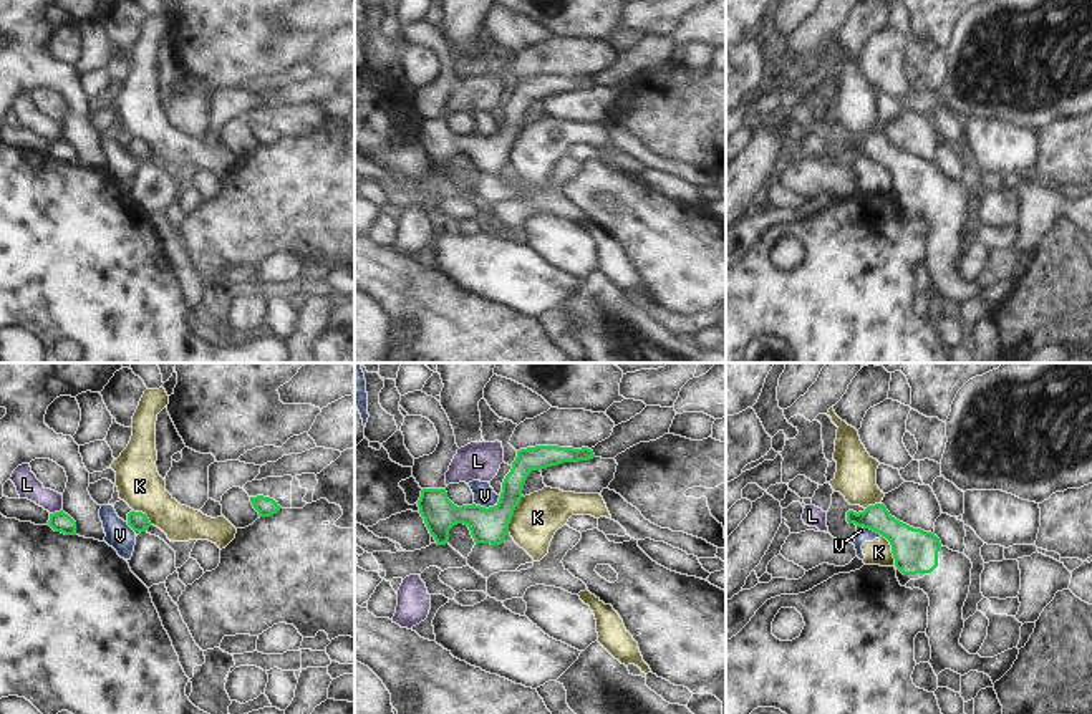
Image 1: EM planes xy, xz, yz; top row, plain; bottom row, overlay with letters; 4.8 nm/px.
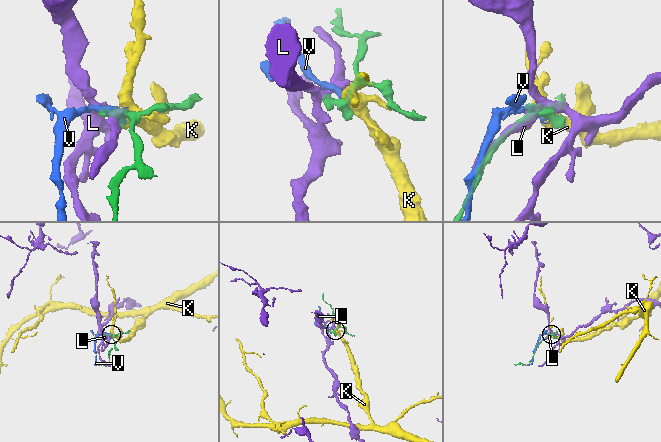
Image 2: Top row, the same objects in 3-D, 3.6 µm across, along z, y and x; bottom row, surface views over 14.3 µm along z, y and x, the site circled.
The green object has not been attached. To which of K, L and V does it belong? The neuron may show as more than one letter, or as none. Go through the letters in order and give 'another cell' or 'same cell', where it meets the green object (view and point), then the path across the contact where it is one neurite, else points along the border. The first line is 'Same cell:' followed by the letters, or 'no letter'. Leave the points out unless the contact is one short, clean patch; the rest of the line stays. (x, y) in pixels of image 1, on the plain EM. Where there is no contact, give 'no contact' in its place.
Same cell: no letter
K: another cell; meets green in xz at (512, 143); border along xz (522, 125), (507, 161)
L: another cell; meets green in xy at (55, 141); border along xy (62, 138), (50, 143)
V: another cell; meets green in xz at (489, 136); border along xz (501, 125), (488, 136), (474, 133)

